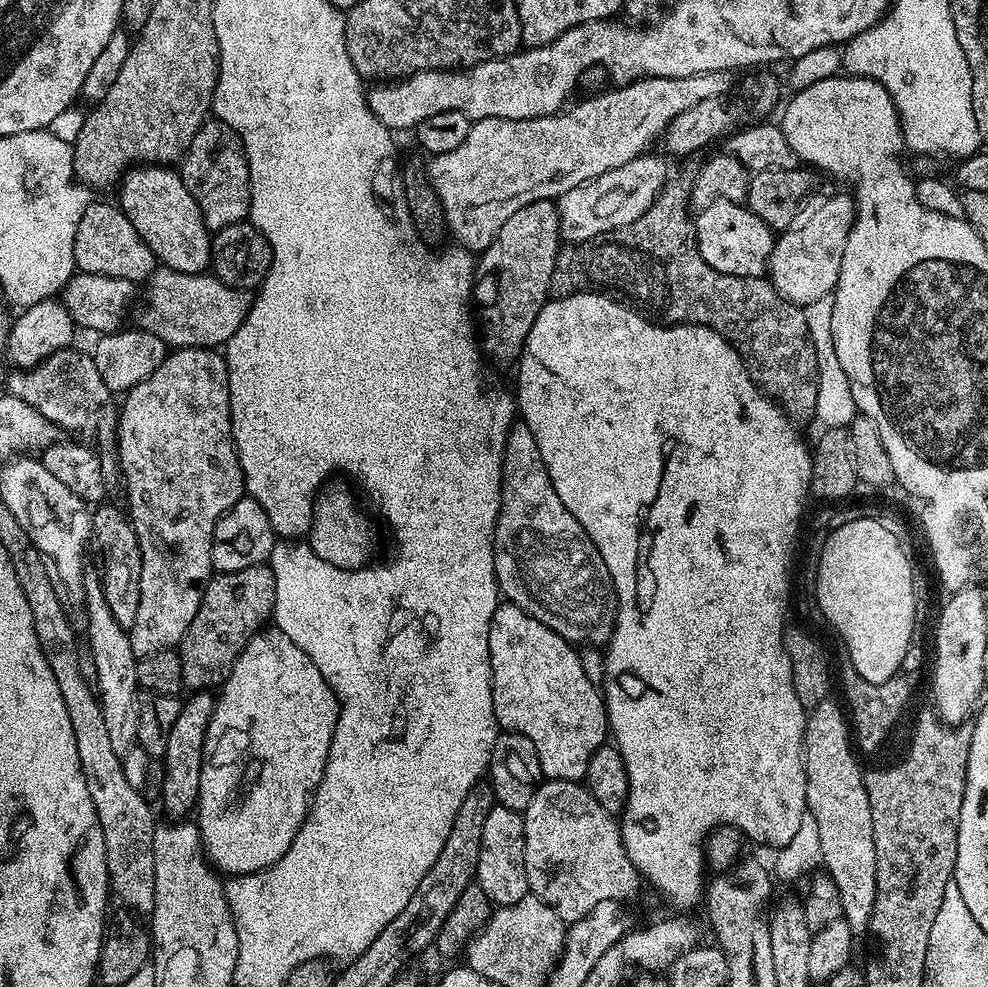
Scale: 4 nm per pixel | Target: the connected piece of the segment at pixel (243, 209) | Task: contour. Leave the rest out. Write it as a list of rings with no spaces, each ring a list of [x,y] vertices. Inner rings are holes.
[[[215,118],[205,120],[198,134],[194,134],[178,171],[186,182],[186,190],[194,194],[194,202],[198,202],[198,210],[202,210],[209,230],[243,224],[248,220],[252,197],[248,155],[240,135],[226,126],[226,122]]]

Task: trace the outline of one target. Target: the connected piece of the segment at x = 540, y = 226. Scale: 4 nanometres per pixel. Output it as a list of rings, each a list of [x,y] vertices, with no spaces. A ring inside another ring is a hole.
[[[539,200],[514,210],[494,242],[479,253],[472,298],[478,317],[478,339],[489,361],[512,365],[519,361],[530,326],[534,326],[534,318],[538,318],[542,306],[550,299],[550,274],[554,274],[554,262],[561,247],[556,200]]]

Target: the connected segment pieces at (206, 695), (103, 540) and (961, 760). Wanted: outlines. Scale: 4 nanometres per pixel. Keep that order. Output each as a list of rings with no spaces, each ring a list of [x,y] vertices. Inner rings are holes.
[[[196,690],[192,696],[180,705],[178,719],[170,729],[170,739],[166,742],[166,754],[162,757],[164,764],[164,781],[160,784],[160,800],[169,812],[169,817],[184,818],[195,809],[198,802],[198,782],[202,782],[202,758],[206,746],[206,730],[210,718],[216,709],[216,696],[208,690]]]
[[[104,502],[92,512],[94,544],[104,551],[104,585],[102,591],[110,606],[110,614],[118,618],[123,628],[134,626],[134,617],[138,614],[140,597],[140,579],[142,578],[142,550],[140,539],[132,529],[132,521],[124,516],[114,505]]]
[[[928,710],[917,718],[912,728],[912,741],[897,764],[864,772],[866,794],[870,798],[870,822],[874,822],[876,859],[876,893],[868,927],[880,943],[878,958],[881,960],[920,960],[920,968],[927,970],[930,930],[942,905],[946,884],[954,879],[956,870],[958,818],[962,814],[962,798],[966,790],[971,737],[972,729],[967,723],[945,724],[935,711]]]

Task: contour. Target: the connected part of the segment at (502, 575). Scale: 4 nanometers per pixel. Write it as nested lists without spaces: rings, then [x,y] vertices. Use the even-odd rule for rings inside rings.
[[[523,422],[513,423],[506,438],[500,513],[492,549],[496,583],[507,603],[526,610],[526,614],[550,626],[554,634],[573,646],[604,646],[612,639],[616,628],[616,591],[610,570],[606,570],[606,562],[602,562],[598,546],[594,546],[586,530],[578,526],[578,518],[574,518],[574,514],[562,506],[562,498],[554,494],[554,482],[550,482],[550,474],[546,474],[546,462],[542,462],[538,442],[534,442],[534,434],[530,434]]]

